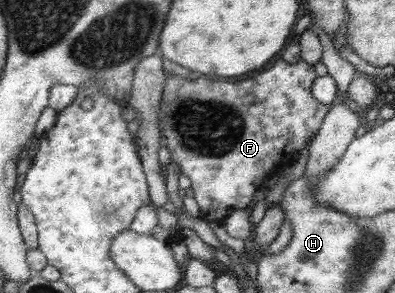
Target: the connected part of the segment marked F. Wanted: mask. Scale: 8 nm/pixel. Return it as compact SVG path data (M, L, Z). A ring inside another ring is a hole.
M278 60L270 70L264 70L248 80L240 80L240 82L210 82L206 78L198 78L198 80L190 80L177 75L166 75L164 81L164 91L161 93L161 102L157 116L159 118L159 132L163 137L162 141L164 146L171 154L171 161L177 166L184 176L187 176L191 182L192 190L194 191L195 201L200 207L200 218L206 221L222 221L230 216L234 210L245 209L250 201L253 200L254 192L259 190L264 183L266 183L273 175L279 173L295 162L295 158L304 150L304 146L310 145L314 136L323 124L323 118L326 117L330 106L317 102L316 98L312 95L312 84L317 77L314 67L302 60L296 63L288 63L284 60Z

